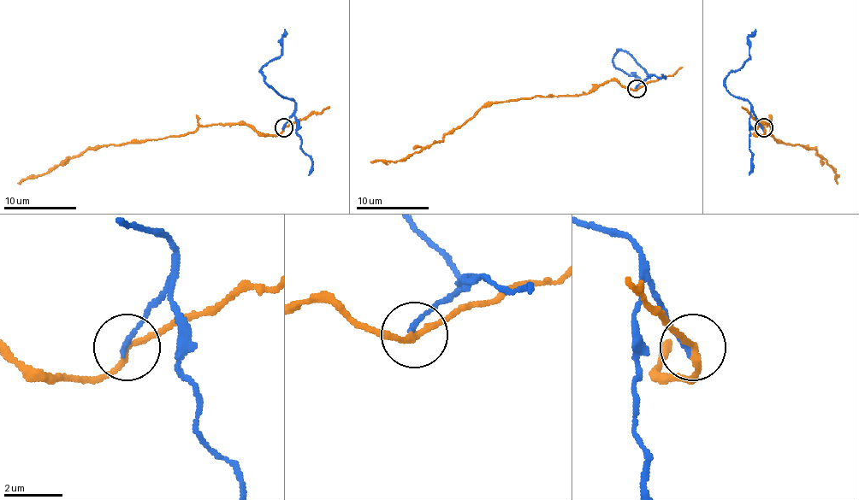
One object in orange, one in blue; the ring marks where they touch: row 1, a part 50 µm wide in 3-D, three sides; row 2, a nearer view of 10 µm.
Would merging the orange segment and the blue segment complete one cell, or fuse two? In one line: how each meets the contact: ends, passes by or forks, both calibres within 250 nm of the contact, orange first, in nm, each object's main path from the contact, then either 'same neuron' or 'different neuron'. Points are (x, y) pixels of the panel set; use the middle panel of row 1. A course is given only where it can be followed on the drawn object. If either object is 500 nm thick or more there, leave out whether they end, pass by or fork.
orange passes by; blue ends; calibres 200 and 170 nm; course orange (636, 88), (611, 81), (594, 86), (587, 94), (487, 102), (443, 139), (399, 161), (370, 161); course blue (636, 88), (647, 77), (647, 73), (636, 61), (618, 50), (613, 62), (632, 75), (634, 73), (638, 81); different neuron

